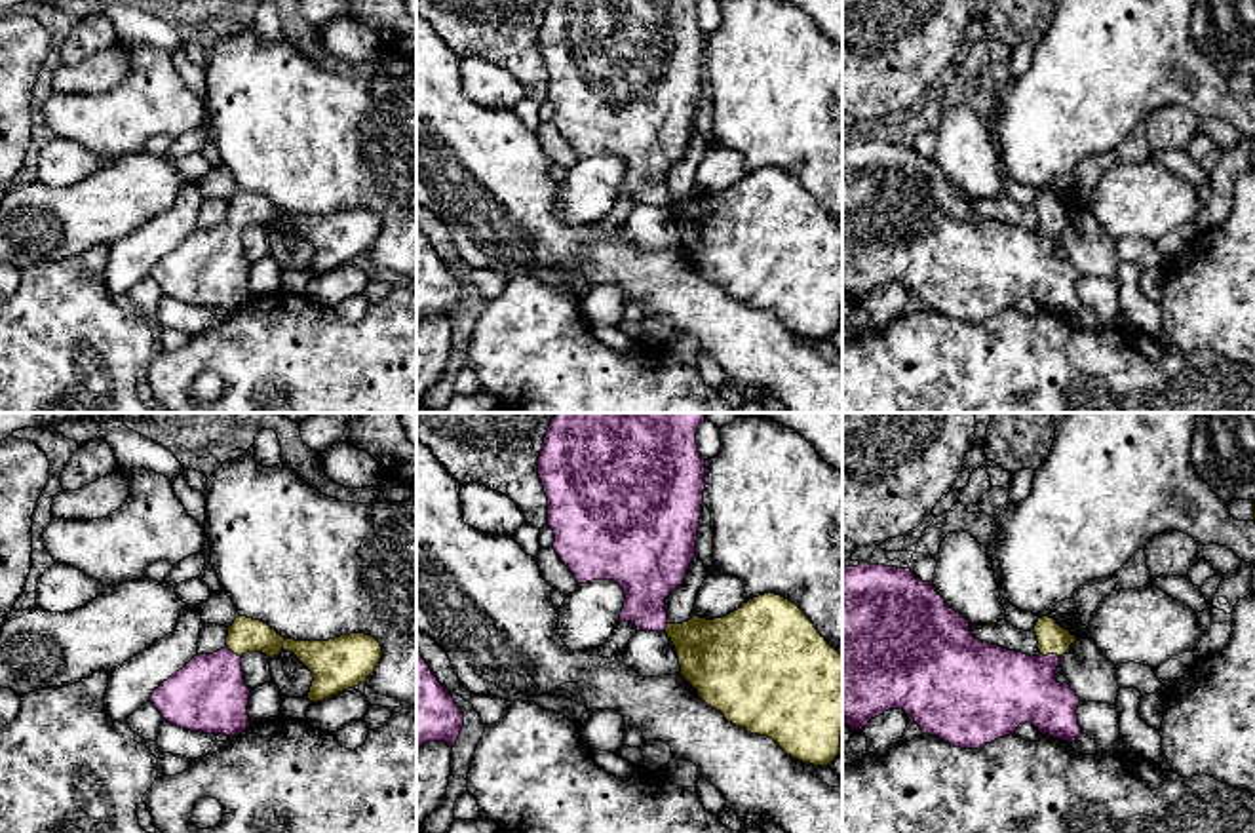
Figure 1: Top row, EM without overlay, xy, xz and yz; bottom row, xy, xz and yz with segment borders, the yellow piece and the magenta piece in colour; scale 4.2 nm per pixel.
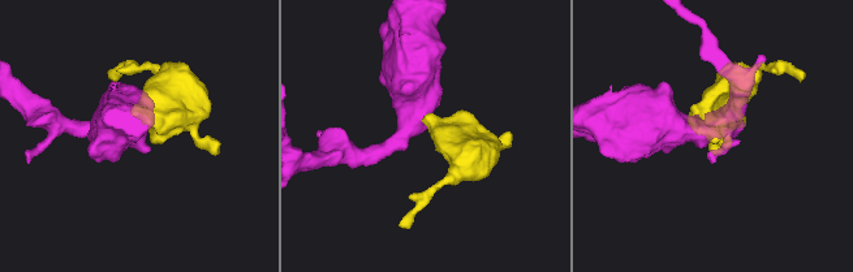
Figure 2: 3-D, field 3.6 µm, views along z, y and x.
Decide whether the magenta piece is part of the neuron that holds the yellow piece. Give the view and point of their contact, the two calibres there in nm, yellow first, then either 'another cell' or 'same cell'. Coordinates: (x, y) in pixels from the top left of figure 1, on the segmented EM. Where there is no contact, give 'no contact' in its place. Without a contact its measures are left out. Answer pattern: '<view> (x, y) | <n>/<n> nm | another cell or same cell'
yz (1050, 653) | 130/320 nm | same cell

